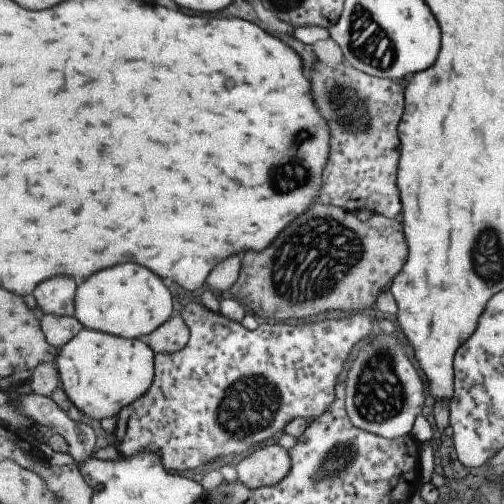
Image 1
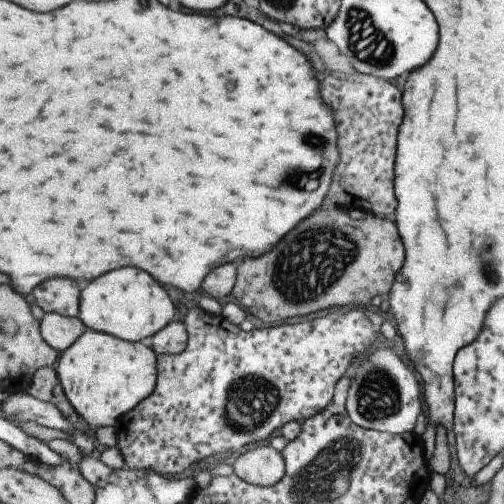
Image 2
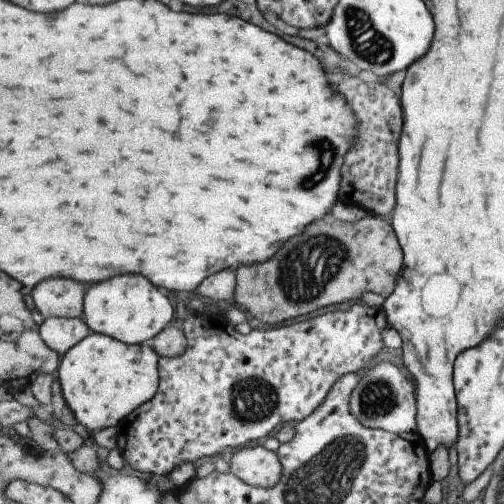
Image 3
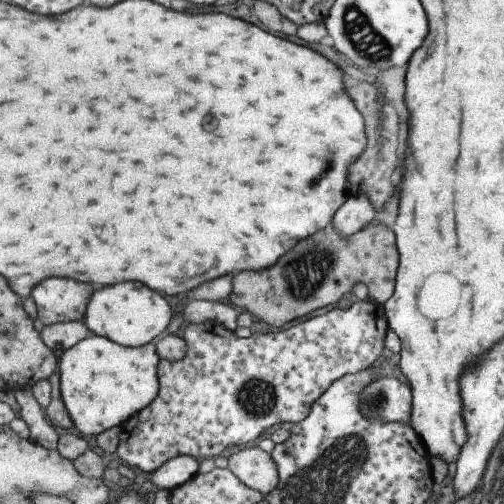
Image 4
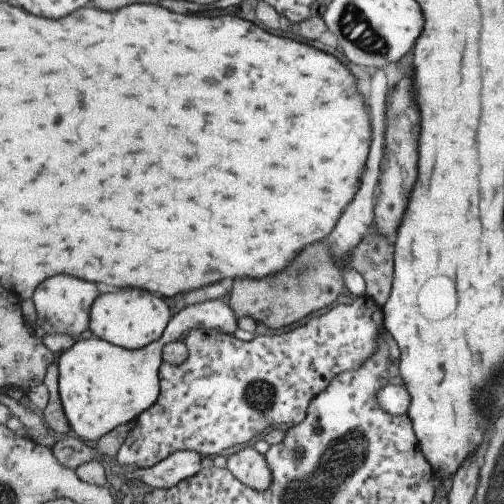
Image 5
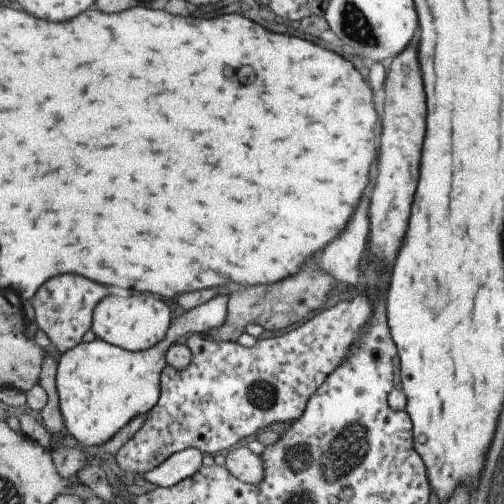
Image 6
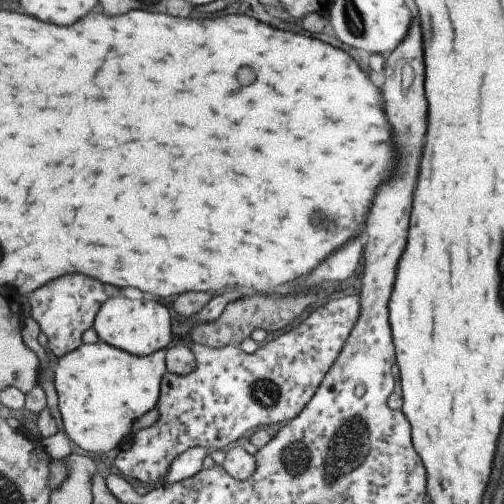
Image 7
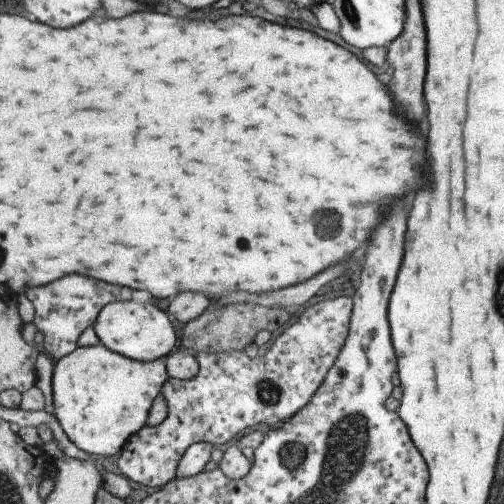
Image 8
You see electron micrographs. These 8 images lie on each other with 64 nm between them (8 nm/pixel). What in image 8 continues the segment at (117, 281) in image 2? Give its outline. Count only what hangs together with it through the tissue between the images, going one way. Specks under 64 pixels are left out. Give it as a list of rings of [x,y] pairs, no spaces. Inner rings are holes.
[[[133,300],[115,302],[115,304],[103,308],[99,322],[95,324],[93,330],[99,334],[103,346],[107,346],[107,348],[115,350],[117,354],[123,354],[125,358],[131,358],[135,362],[165,360],[171,356],[171,352],[179,340],[171,318],[151,302],[145,302],[145,304],[139,304]]]

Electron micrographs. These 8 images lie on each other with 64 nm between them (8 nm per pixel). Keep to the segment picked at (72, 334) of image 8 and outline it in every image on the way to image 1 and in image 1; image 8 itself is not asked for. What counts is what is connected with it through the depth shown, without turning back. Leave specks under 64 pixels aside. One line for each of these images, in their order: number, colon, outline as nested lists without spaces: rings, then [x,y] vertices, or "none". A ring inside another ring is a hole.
1: [[[57,276],[53,280],[47,280],[39,284],[35,290],[37,306],[45,314],[55,316],[77,316],[77,280],[69,276]]]
2: [[[55,278],[35,288],[35,302],[45,314],[61,314],[79,318],[83,312],[83,290],[71,278]]]
3: [[[51,278],[39,284],[31,294],[35,300],[35,308],[41,312],[45,320],[49,318],[69,318],[81,320],[85,316],[85,284],[67,280],[67,278]]]
4: [[[51,278],[35,288],[33,300],[37,304],[37,318],[45,328],[57,324],[85,322],[87,308],[95,296],[93,284],[71,278]]]
5: [[[55,276],[35,292],[33,302],[37,308],[37,324],[49,336],[71,336],[81,342],[83,334],[91,328],[91,310],[101,296],[103,294],[99,292],[97,284],[89,280],[81,280],[75,276]]]
6: [[[63,274],[63,276],[57,276],[55,280],[49,280],[37,292],[37,296],[33,296],[31,306],[35,310],[35,320],[39,328],[49,336],[51,352],[57,354],[57,358],[71,352],[73,348],[79,348],[85,342],[85,336],[93,330],[97,306],[109,296],[111,294],[107,286],[75,274]]]
7: [[[67,274],[59,280],[53,280],[51,284],[39,288],[37,292],[33,292],[29,298],[31,304],[31,318],[41,326],[43,334],[47,336],[47,350],[53,354],[55,360],[61,360],[63,356],[75,352],[77,348],[81,348],[85,344],[85,334],[95,328],[97,316],[103,310],[103,304],[107,304],[107,300],[115,300],[115,298],[125,298],[121,288],[103,284],[95,278],[89,278],[85,274]]]

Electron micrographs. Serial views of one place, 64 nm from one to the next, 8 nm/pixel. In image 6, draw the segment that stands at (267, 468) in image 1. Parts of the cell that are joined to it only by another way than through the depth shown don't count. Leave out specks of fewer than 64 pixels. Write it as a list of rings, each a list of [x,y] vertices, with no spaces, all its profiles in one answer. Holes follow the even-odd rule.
[[[247,446],[229,452],[229,456],[225,458],[225,466],[229,468],[229,472],[233,476],[237,476],[239,480],[243,480],[247,484],[263,484],[263,480],[265,480],[263,458],[255,452],[251,452]]]

